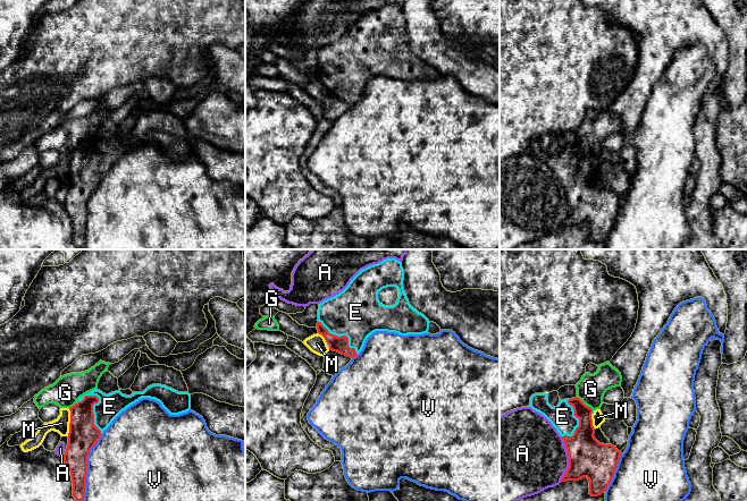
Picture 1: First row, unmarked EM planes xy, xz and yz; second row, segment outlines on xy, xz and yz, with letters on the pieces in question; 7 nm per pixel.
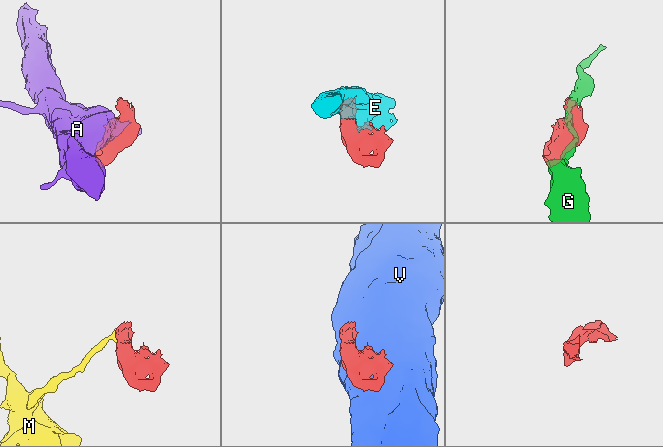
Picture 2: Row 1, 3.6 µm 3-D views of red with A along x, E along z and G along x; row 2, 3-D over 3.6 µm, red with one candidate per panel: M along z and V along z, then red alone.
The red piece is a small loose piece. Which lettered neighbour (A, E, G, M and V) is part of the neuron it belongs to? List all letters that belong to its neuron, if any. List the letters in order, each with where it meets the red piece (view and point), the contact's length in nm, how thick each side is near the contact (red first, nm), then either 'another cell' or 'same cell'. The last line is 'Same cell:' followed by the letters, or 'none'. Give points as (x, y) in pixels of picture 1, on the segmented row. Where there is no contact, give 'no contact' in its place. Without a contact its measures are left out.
A: yz (569, 459) | 320 nm | 280/480 nm | another cell
E: xy (92, 409) | 300 nm | 220/170 nm | same cell
G: yz (584, 404) | 160 nm | 160/200 nm | another cell
M: xy (70, 422) | 200 nm | 220/110 nm | another cell
V: xy (86, 467) | 500 nm | 220/480 nm | another cell
Same cell: E

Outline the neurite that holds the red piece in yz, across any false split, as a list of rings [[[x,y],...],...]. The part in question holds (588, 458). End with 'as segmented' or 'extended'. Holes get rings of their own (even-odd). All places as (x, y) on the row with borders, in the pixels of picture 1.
[[[548,393],[532,394],[529,407],[544,415],[564,441],[569,468],[561,482],[587,477],[591,496],[604,493],[614,476],[621,452],[616,447],[599,443],[595,439],[594,410],[578,397],[560,399],[559,405],[552,407]]]; extended

